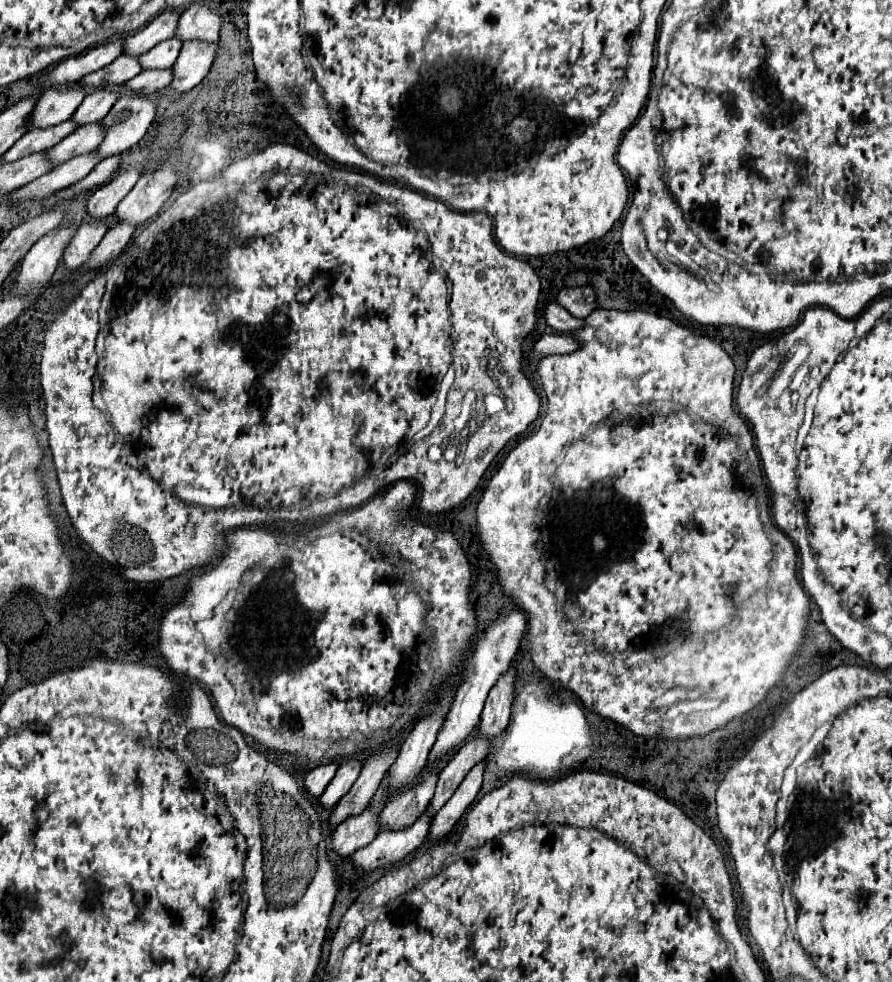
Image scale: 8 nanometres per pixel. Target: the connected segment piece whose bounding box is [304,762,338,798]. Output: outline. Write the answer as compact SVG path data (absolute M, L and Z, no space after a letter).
M336 762L316 766L316 768L310 770L308 776L306 776L306 782L304 782L304 784L306 784L306 790L308 790L312 796L318 798L318 796L326 790L326 786L330 784L330 780L334 778L336 770L338 770L338 764L336 764Z

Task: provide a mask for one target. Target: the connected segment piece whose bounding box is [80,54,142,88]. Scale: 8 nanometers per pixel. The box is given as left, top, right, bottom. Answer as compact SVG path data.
M122 54L122 56L118 56L118 60L114 60L106 68L102 68L102 70L90 74L90 76L84 76L84 80L80 84L90 86L90 88L126 84L128 80L132 80L140 72L142 72L142 66L138 62L138 58L130 56L130 54Z

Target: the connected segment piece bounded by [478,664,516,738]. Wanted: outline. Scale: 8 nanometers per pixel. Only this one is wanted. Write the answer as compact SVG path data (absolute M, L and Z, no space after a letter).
M510 664L510 668L498 678L498 682L492 686L488 694L486 706L482 710L478 734L492 738L506 728L510 706L514 700L514 682L516 682L516 668L514 664Z

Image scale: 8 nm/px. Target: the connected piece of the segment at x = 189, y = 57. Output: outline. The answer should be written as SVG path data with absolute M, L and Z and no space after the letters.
M186 40L176 64L172 66L174 80L170 86L176 92L188 92L194 86L198 86L210 72L212 62L216 58L216 50L218 50L216 42Z

